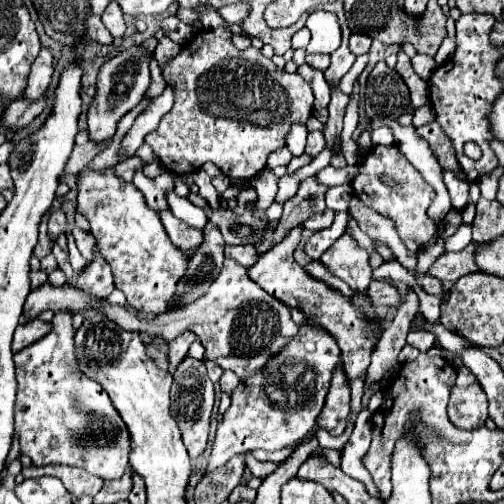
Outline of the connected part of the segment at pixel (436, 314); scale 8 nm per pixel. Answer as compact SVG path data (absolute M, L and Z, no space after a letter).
M414 286L414 290L420 298L420 312L424 312L424 316L430 322L438 322L438 318L440 318L440 300L436 296L430 296L424 290L420 290L420 286Z

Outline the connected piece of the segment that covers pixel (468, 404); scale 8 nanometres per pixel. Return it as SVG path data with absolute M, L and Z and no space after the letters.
M458 368L456 386L450 394L448 416L460 430L482 428L488 418L488 400L468 368Z

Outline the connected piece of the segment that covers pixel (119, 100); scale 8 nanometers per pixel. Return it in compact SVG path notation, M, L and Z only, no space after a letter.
M134 44L120 54L108 58L100 72L98 72L98 82L96 82L96 96L90 104L88 110L88 130L90 130L90 140L104 140L112 138L116 132L118 120L132 110L144 96L150 86L150 60L152 52L142 48L140 44Z

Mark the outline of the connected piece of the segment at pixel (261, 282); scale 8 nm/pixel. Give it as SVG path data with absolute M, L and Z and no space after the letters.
M302 226L292 228L290 234L280 244L276 244L268 252L260 254L258 262L248 268L248 274L270 296L286 302L288 306L300 306L306 316L310 314L314 320L320 322L320 326L324 330L328 330L336 338L336 342L338 342L338 346L342 350L342 368L344 368L344 374L348 374L348 382L352 382L354 378L360 378L360 376L366 374L368 364L370 364L370 354L372 354L372 350L376 346L376 340L378 340L378 334L380 334L380 326L370 324L368 320L364 320L360 316L360 312L356 312L352 308L352 304L348 302L346 296L342 296L336 290L328 288L324 282L312 278L294 260L292 252L294 252L294 248L300 242L300 232L302 232Z

